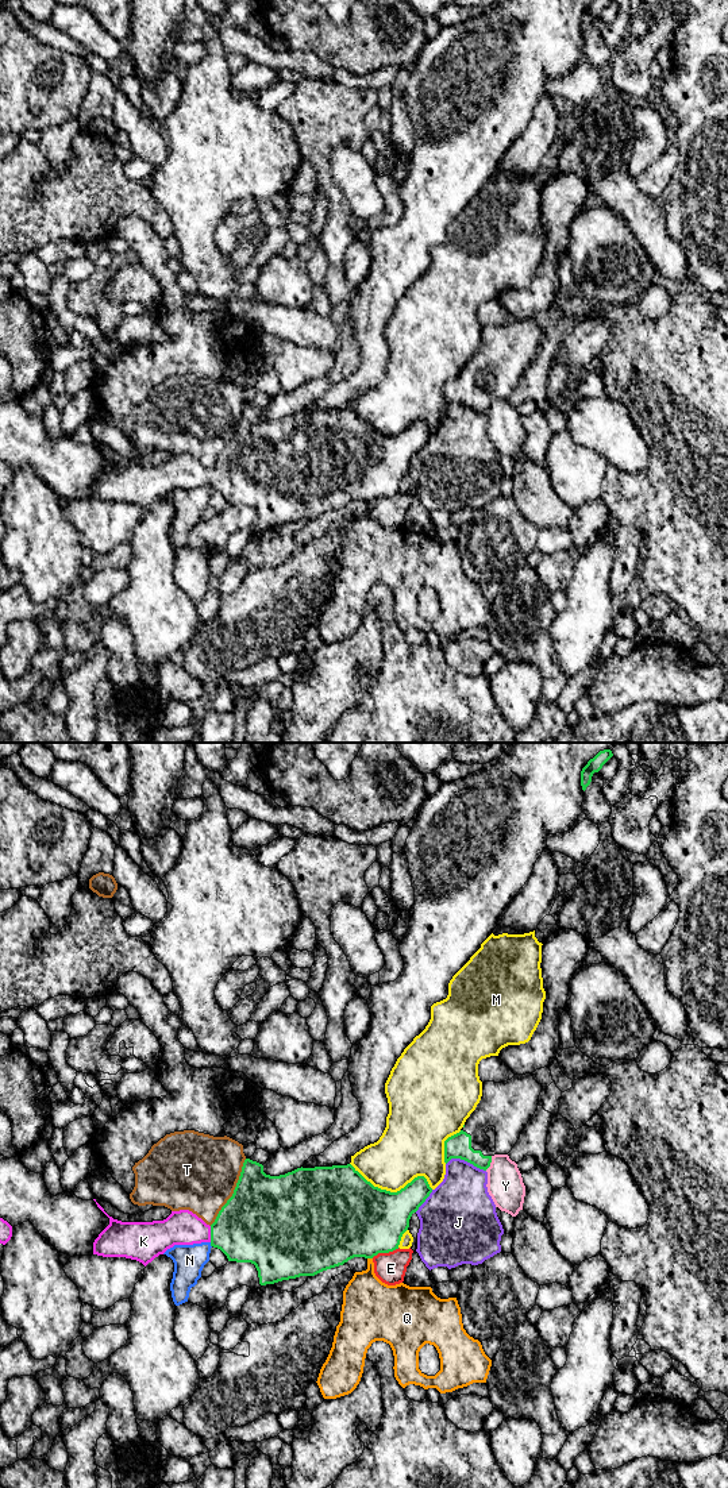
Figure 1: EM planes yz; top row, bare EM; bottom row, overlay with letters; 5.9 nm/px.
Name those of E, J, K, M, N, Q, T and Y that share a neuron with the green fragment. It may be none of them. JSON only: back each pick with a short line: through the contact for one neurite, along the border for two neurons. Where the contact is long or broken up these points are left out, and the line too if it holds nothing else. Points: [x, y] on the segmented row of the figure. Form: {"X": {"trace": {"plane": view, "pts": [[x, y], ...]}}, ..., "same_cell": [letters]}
{"K": {"trace": {"plane": "yz", "pts": [[251, 1226], [211, 1234], [181, 1228]]}}, "same_cell": ["K"]}

